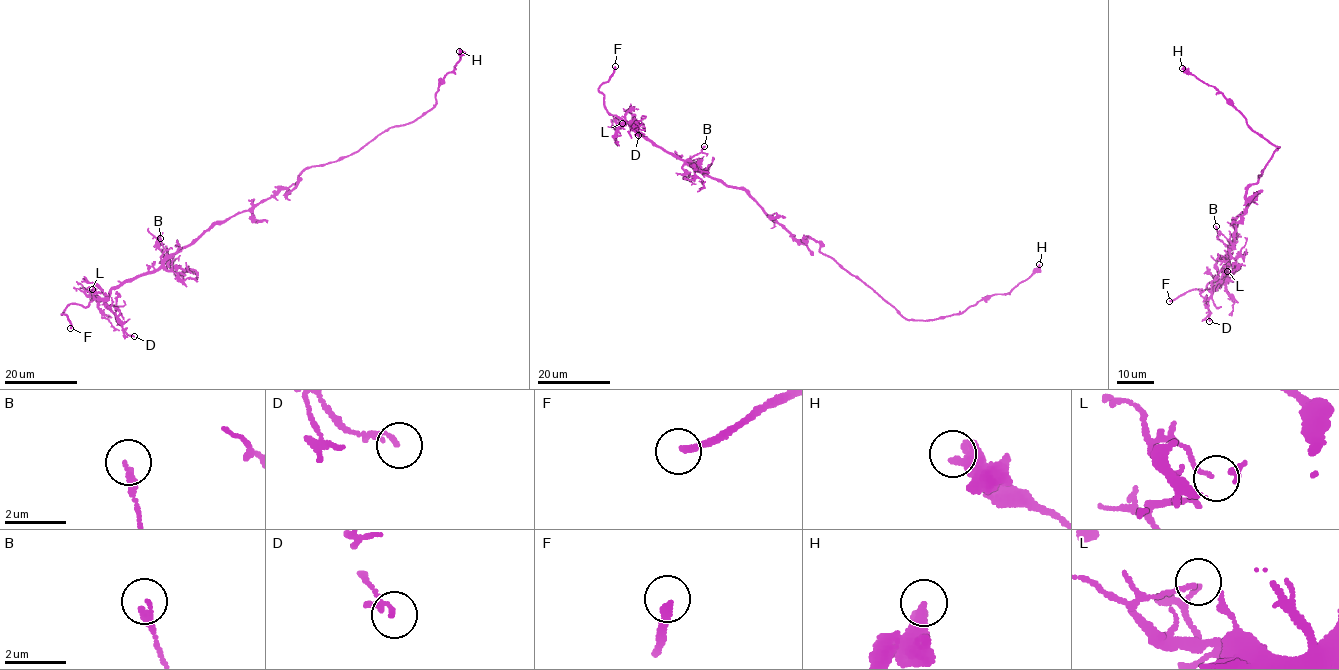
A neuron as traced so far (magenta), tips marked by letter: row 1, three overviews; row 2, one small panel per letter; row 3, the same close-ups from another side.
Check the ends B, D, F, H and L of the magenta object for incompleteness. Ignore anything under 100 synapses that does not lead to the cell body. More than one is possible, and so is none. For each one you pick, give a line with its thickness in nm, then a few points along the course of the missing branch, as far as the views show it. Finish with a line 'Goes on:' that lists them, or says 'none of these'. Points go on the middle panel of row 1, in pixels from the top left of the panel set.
F: 220 nm
Goes on: F

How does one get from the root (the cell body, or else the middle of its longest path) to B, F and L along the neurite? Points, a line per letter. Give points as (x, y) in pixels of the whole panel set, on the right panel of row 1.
B: (1255, 195), (1245, 210), (1234, 218), (1237, 228), (1230, 249), (1218, 238), (1216, 226)
F: (1255, 195), (1233, 219), (1235, 240), (1221, 287), (1210, 282), (1204, 290), (1189, 290), (1169, 301)
L: (1255, 195), (1233, 219), (1235, 240), (1229, 265), (1220, 280), (1229, 278), (1227, 271)

